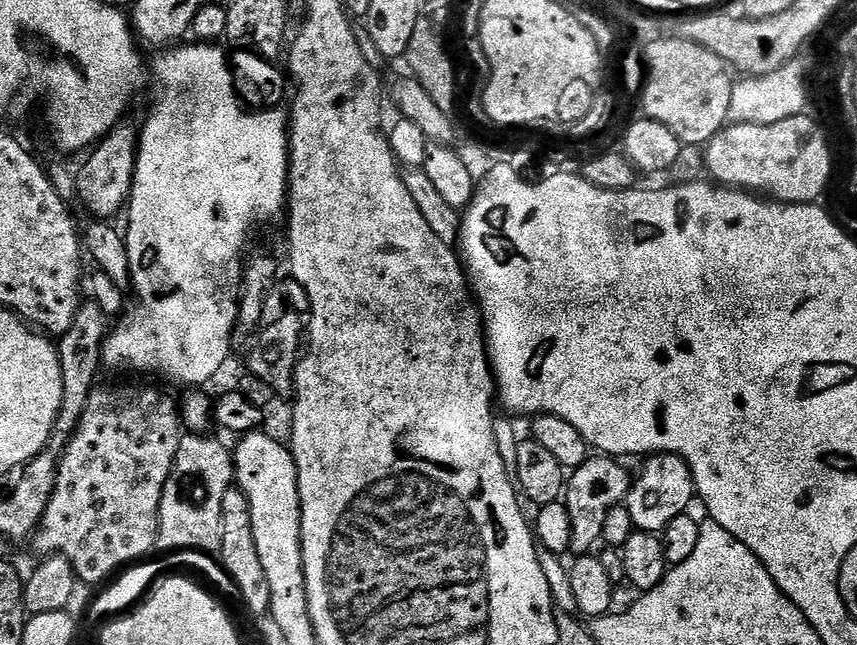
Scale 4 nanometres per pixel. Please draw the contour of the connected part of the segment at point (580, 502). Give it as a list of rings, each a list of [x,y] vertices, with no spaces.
[[[603,454],[589,455],[588,460],[571,469],[566,480],[562,503],[570,514],[570,549],[576,556],[587,556],[602,540],[602,526],[606,526],[606,514],[611,508],[621,507],[632,489],[633,473],[623,468],[619,459]]]

